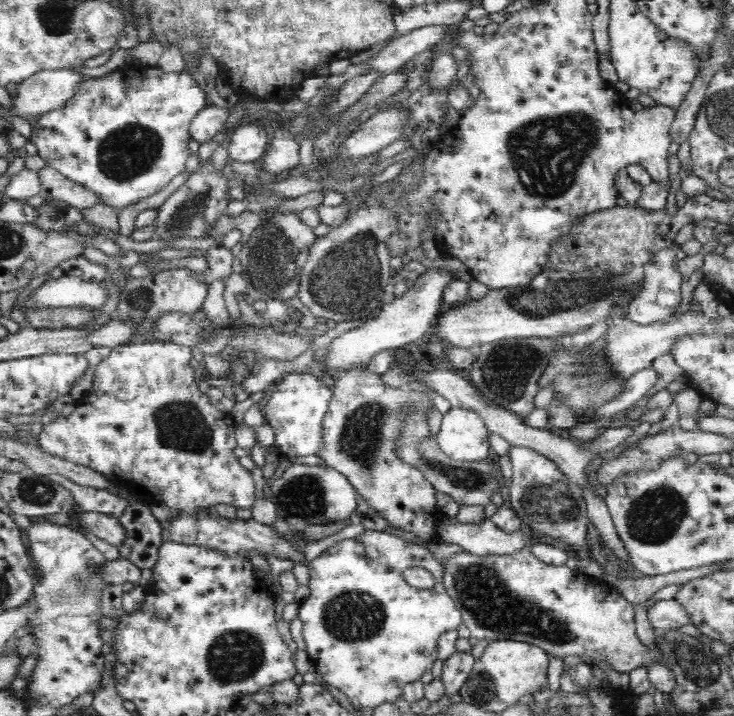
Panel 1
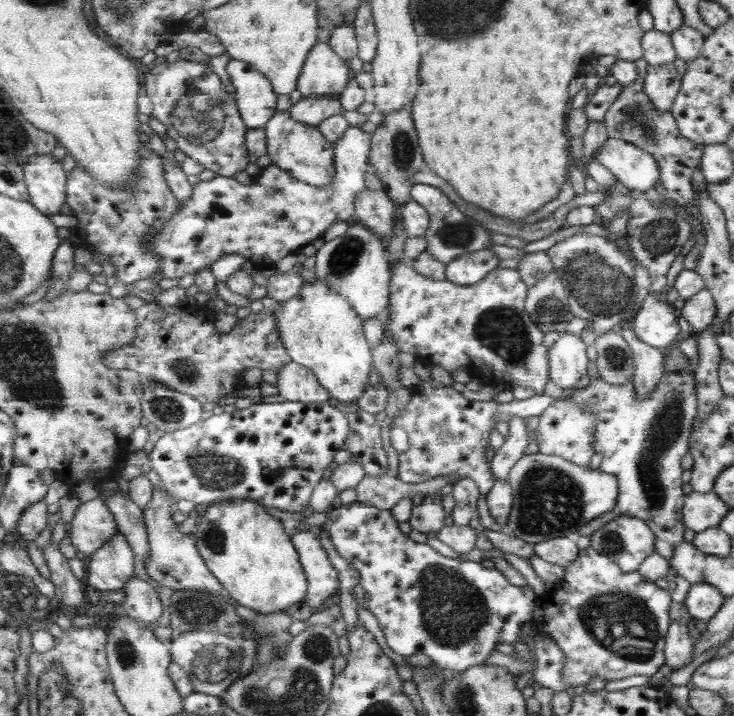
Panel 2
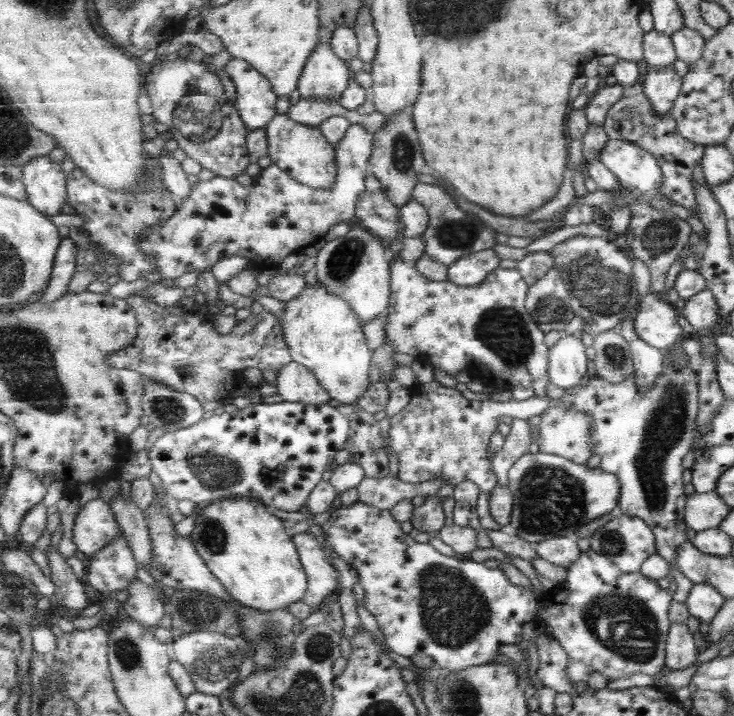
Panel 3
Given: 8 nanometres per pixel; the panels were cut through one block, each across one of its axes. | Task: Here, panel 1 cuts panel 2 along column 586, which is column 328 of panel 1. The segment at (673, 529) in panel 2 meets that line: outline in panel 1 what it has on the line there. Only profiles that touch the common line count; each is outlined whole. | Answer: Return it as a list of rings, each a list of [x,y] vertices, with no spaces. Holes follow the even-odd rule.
[[[294,373],[282,377],[281,384],[278,384],[275,391],[270,394],[264,411],[265,420],[274,430],[274,445],[284,457],[292,459],[296,456],[316,454],[321,443],[322,421],[328,412],[331,398],[332,388],[312,374]]]

